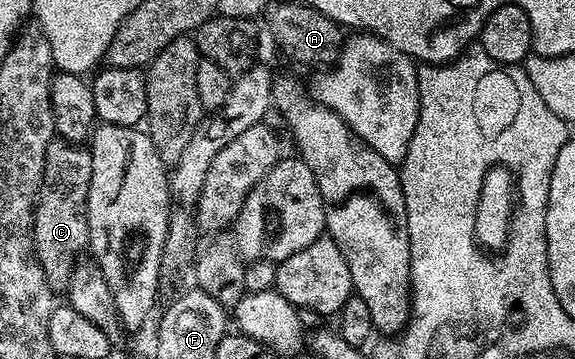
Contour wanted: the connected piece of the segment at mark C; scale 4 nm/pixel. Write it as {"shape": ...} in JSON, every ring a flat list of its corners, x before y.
{"shape":[[53,140,45,152,45,172,43,183,39,189,39,201,35,203,35,255,39,258,47,279,52,287,59,288,71,278,71,269,76,264,82,250,88,249,91,233,87,219,87,201,89,200,89,184,93,176,93,160,91,151,86,145,62,140]]}

